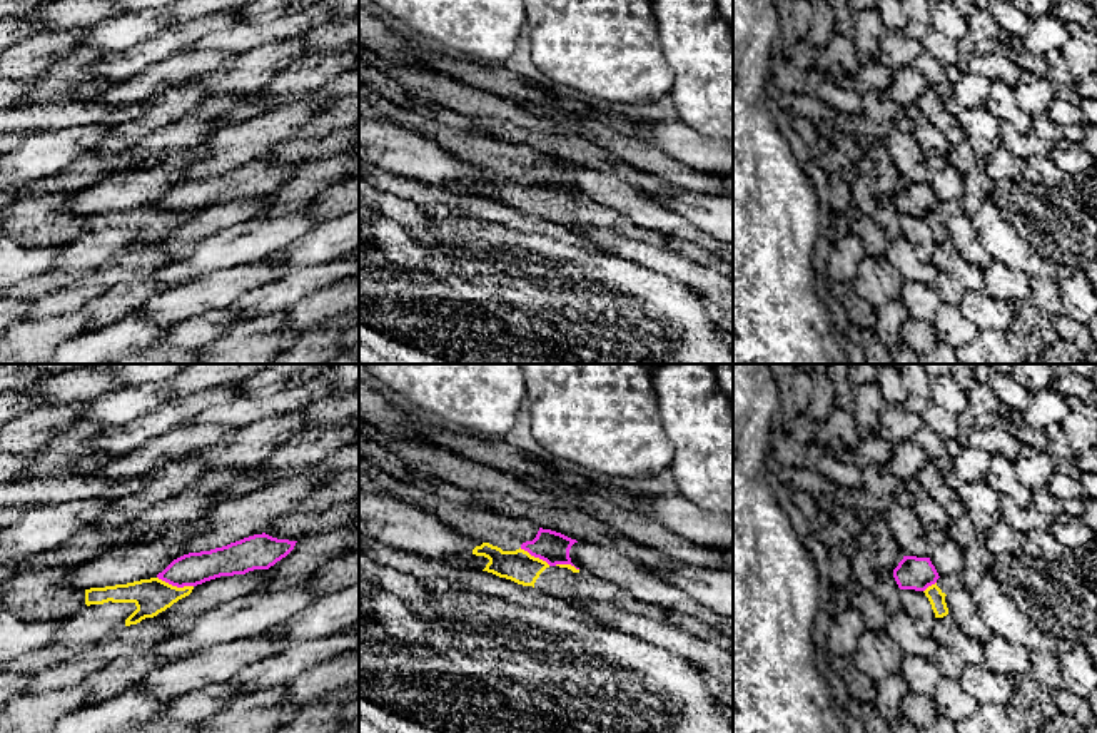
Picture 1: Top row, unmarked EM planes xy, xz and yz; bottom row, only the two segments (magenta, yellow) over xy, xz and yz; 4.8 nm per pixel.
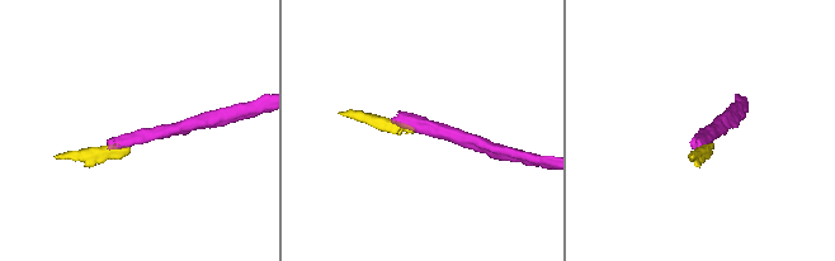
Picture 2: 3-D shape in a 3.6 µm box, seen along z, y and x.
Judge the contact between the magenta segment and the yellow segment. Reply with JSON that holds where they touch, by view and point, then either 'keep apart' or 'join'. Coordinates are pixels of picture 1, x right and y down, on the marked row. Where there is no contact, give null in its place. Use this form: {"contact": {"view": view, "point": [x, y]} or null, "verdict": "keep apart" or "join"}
{"contact": {"view": "xy", "point": [176, 585]}, "verdict": "keep apart"}

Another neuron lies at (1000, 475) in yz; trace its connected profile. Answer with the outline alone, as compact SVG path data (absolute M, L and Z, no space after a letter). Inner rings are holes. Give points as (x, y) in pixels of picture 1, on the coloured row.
M990 456L985 481L1002 496L1009 496L1022 506L1032 506L1032 489L1019 481L1014 461L1003 456Z

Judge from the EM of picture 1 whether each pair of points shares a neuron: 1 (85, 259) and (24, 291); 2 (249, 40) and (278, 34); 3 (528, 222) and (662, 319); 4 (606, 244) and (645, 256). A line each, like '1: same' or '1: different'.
1: same
2: same
3: different
4: same

